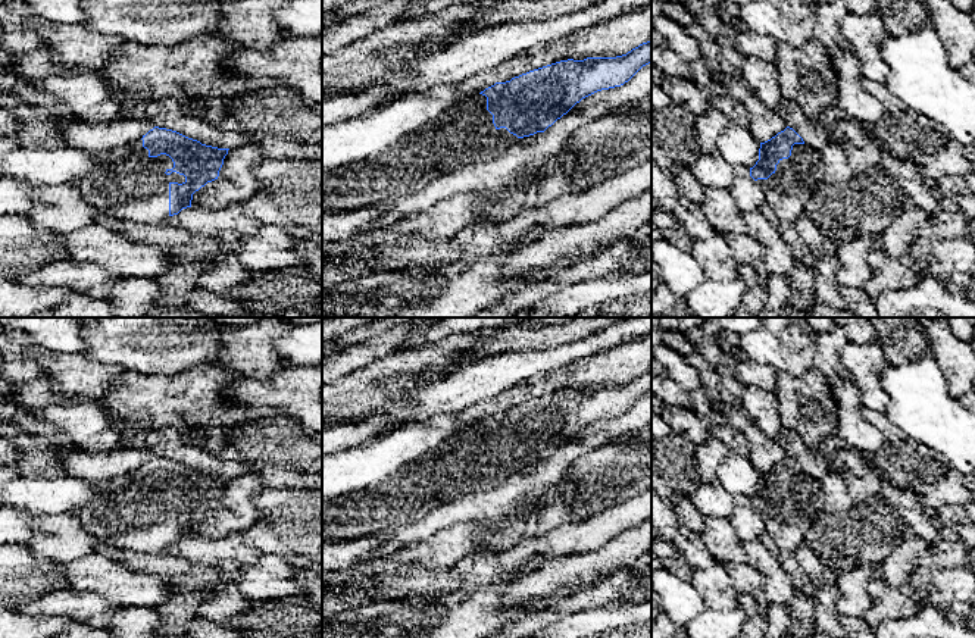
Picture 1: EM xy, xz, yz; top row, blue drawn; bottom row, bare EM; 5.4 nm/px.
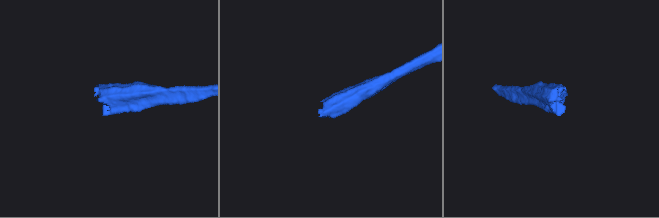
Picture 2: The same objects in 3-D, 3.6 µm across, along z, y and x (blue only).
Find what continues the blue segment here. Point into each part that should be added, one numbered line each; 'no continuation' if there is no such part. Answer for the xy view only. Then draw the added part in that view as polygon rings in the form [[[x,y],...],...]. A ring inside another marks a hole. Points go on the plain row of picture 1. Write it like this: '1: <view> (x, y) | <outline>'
1: xy (161, 493) | [[[160,484],[157,487],[149,487],[147,485],[146,494],[153,497],[153,498],[156,498],[157,504],[166,506],[169,509],[169,512],[178,512],[178,513],[185,512],[185,506],[184,504],[179,504],[176,501],[172,501],[171,504],[165,503],[168,498],[174,497],[172,488],[169,485],[166,485],[166,484]]]

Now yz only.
1: yz (799, 485) | [[[794,473],[791,485],[788,488],[779,490],[776,500],[769,506],[769,509],[784,509],[790,504],[799,503],[801,494],[809,492],[809,475]]]

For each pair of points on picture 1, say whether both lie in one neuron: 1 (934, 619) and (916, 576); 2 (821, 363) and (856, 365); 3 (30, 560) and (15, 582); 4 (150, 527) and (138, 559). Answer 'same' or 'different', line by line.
1: different
2: different
3: same
4: different

